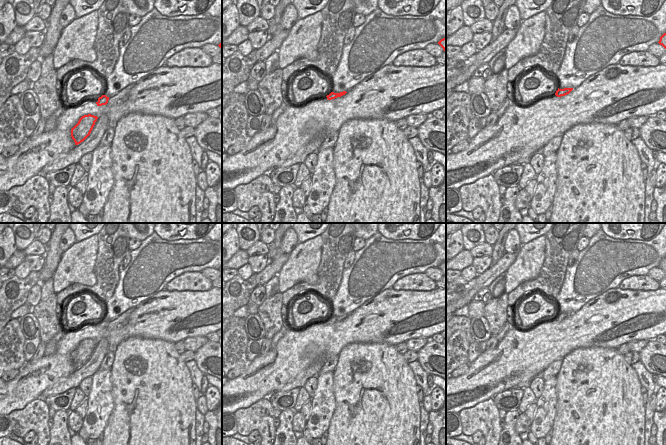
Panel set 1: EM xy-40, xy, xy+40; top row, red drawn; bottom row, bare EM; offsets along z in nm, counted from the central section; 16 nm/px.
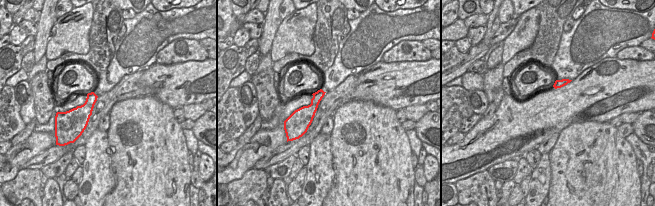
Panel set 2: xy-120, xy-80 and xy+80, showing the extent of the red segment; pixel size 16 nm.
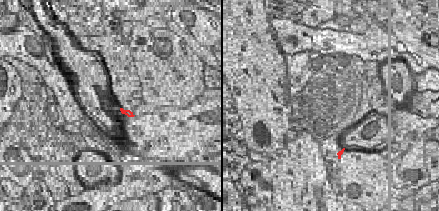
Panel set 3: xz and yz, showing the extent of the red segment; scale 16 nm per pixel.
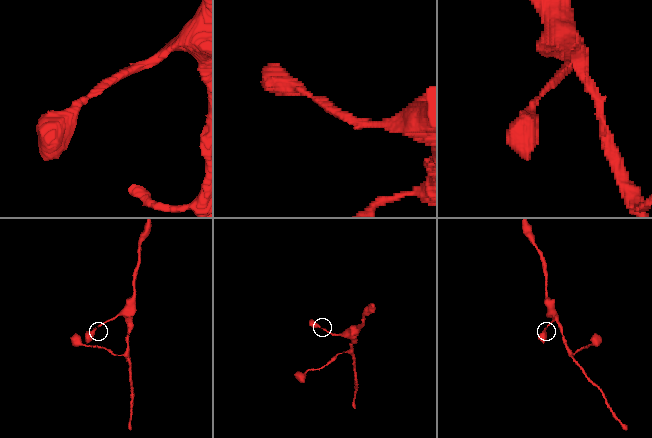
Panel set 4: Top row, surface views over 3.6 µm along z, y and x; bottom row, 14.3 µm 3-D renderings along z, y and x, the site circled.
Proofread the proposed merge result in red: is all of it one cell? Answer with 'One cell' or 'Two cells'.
One cell.

